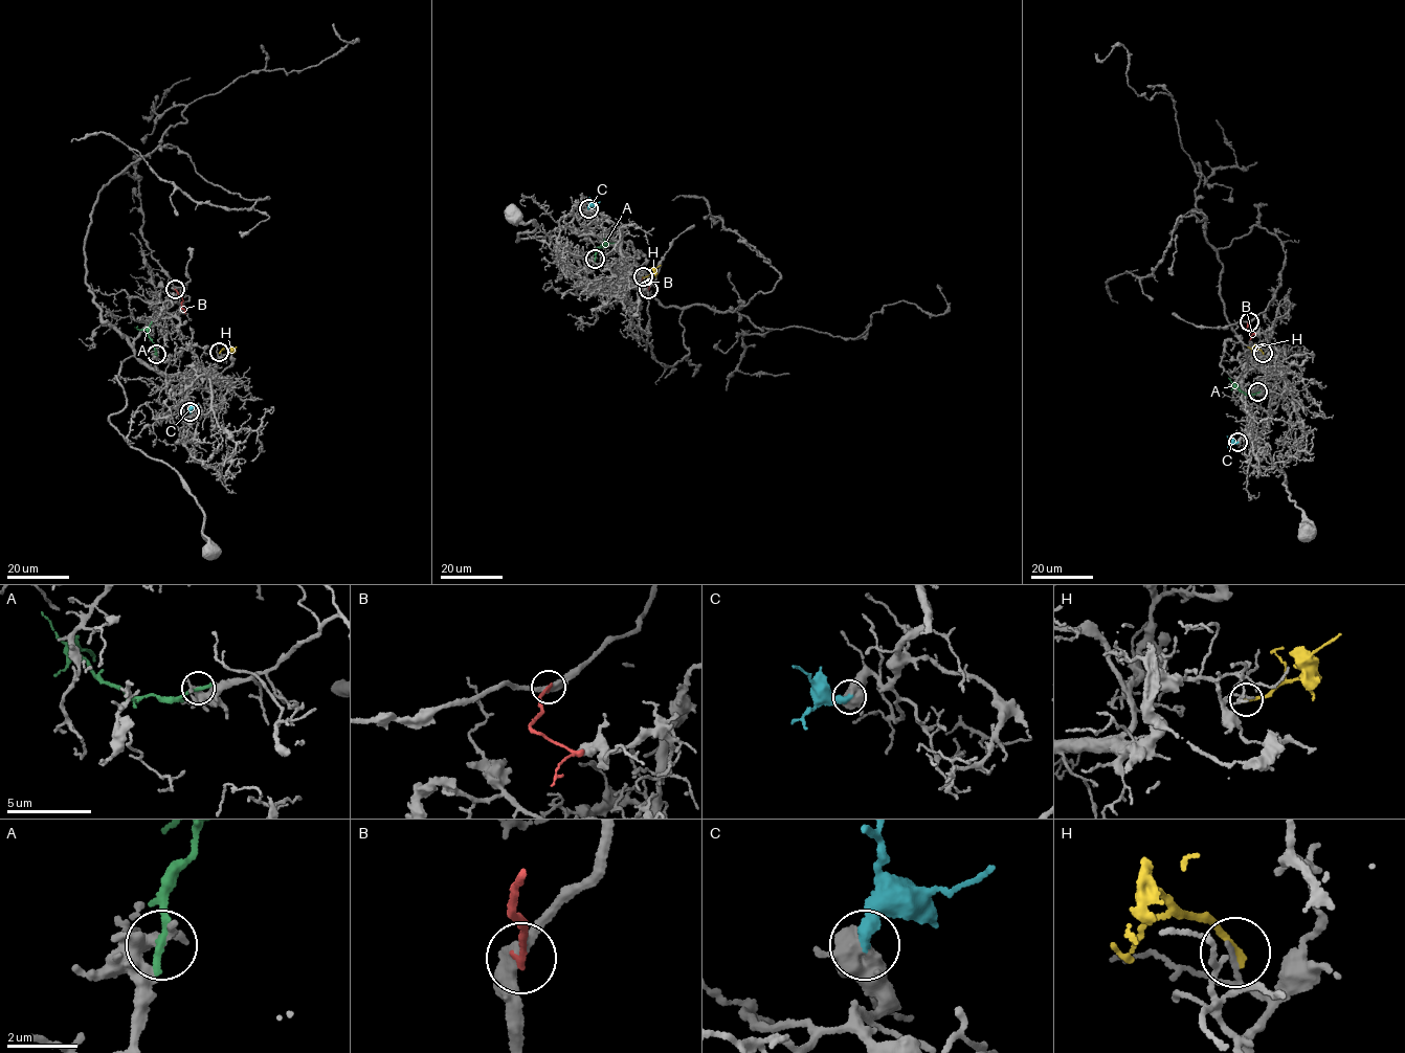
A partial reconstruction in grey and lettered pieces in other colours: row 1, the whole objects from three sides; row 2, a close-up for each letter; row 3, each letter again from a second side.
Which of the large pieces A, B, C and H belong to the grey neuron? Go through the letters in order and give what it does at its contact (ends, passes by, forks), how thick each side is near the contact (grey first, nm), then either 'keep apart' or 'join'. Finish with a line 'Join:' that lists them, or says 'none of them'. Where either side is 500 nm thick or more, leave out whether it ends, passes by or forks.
A: it ends; calibres 360 and 240 nm; keep apart
B: it ends; calibres 380 and 200 nm; keep apart
C: calibres 650 and 380 nm; join
H: it ends; calibres 100 and 200 nm; keep apart
Join: C

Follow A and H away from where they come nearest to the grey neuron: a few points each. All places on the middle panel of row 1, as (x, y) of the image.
A: (595, 259), (598, 248), (604, 245), (600, 247)
H: (643, 276), (653, 273), (661, 265)

